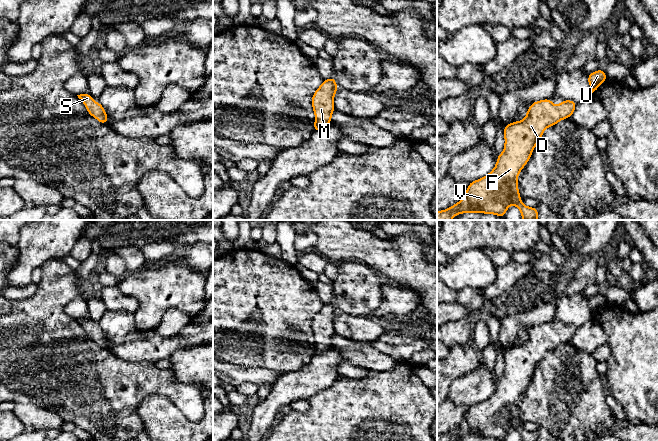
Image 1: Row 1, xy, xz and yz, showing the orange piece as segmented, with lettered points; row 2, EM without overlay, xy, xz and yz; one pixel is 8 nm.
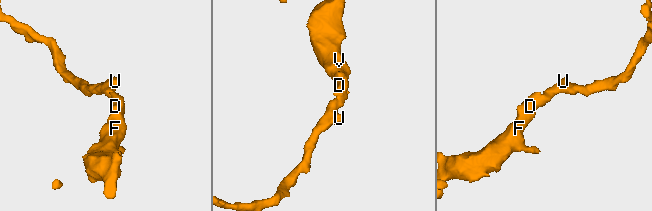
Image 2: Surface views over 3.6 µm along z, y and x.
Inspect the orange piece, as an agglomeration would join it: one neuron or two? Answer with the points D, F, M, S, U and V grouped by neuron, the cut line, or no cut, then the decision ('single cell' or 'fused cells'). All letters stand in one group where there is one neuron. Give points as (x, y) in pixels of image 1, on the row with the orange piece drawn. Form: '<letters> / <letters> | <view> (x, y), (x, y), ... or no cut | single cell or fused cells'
D F M S U V | no cut | single cell

